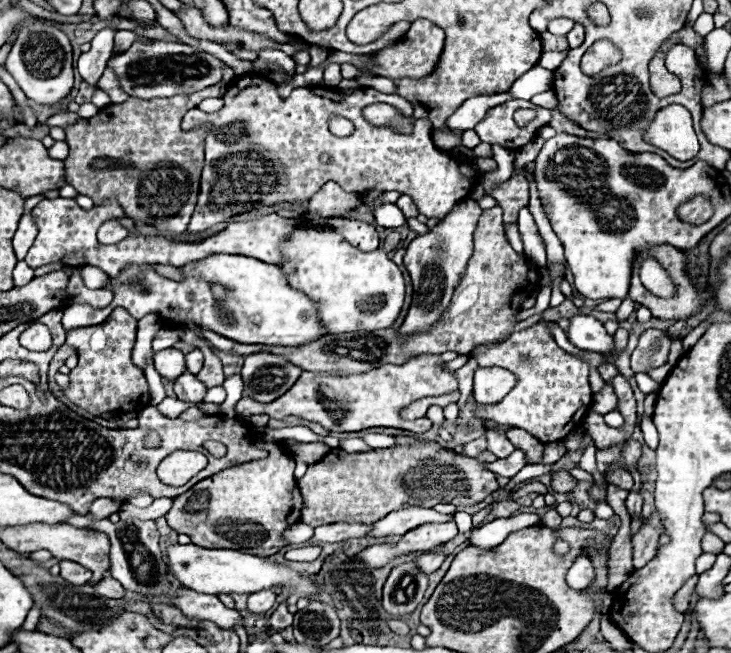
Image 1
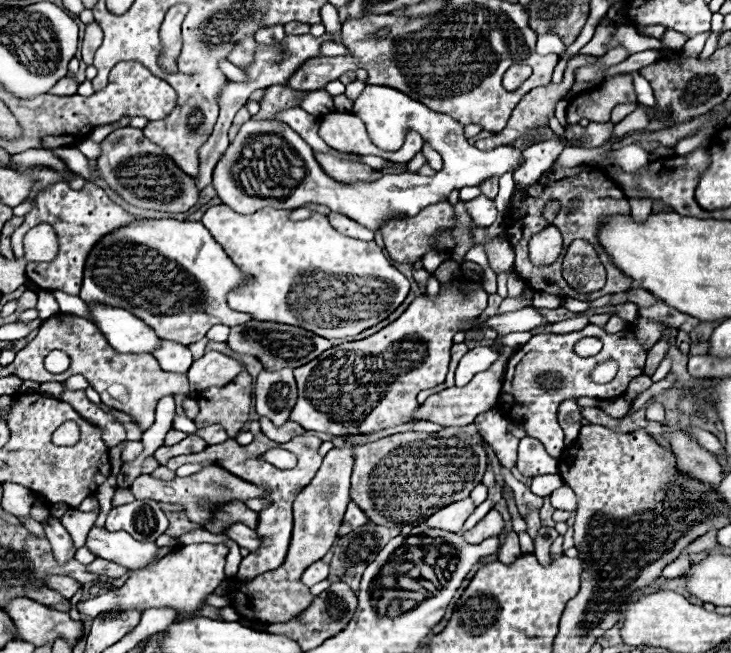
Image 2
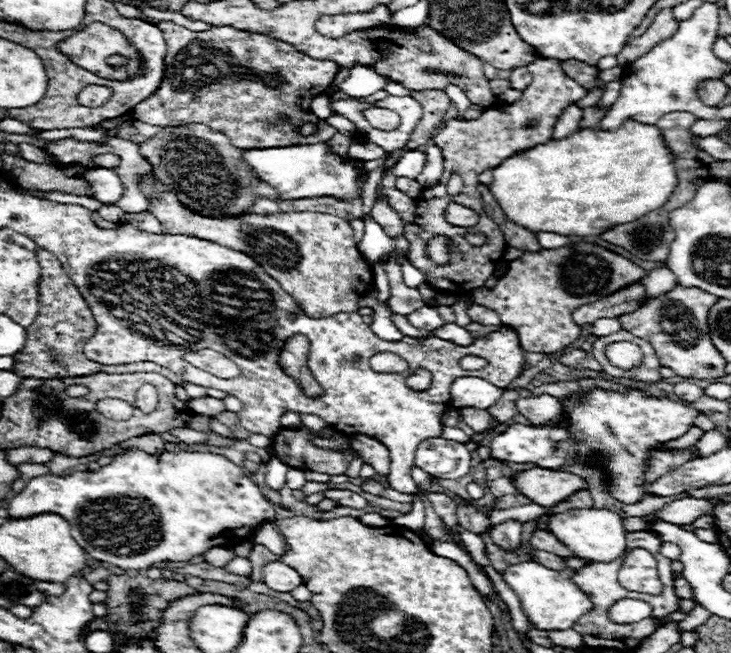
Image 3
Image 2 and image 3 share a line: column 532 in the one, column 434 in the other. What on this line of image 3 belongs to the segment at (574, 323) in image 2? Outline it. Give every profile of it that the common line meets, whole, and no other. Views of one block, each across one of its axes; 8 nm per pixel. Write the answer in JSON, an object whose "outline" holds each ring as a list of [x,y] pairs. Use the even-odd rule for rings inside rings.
{"outline":[[[454,322],[440,326],[440,328],[433,331],[433,334],[435,336],[442,336],[446,340],[454,340],[455,344],[461,346],[471,344],[473,341],[471,334],[464,328],[458,326],[458,324],[454,324]]]}

